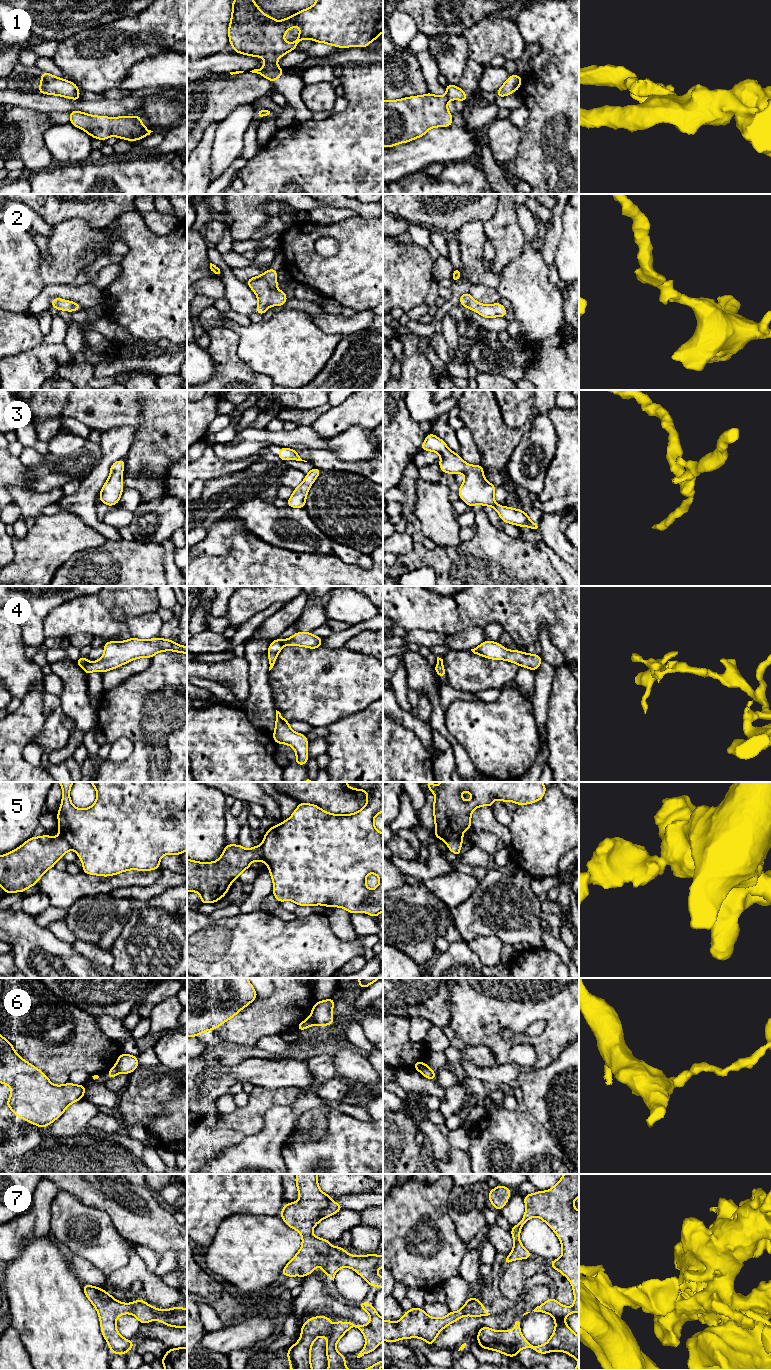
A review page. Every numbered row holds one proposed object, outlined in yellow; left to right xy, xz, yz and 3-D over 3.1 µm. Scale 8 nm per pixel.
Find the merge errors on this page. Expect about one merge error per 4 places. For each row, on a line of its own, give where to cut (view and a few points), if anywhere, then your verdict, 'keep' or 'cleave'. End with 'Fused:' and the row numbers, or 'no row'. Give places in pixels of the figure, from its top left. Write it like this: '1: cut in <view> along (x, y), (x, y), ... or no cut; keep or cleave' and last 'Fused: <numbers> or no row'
1: cut in xz along (266, 61), (275, 63); cleave
2: no cut; keep
3: no cut; keep
4: cut in xy along (87, 662), (83, 668); cleave
5: cut in yz along (462, 839), (446, 842); cleave
6: cut in xz along (310, 1015), (315, 1023); cleave
7: no cut; keep
Fused: 1, 4, 5, 6

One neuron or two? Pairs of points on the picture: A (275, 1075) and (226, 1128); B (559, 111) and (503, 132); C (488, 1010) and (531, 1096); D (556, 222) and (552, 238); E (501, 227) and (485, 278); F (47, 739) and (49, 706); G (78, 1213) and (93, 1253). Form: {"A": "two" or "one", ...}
{"A": "two", "B": "two", "C": "two", "D": "one", "E": "two", "F": "one", "G": "one"}

